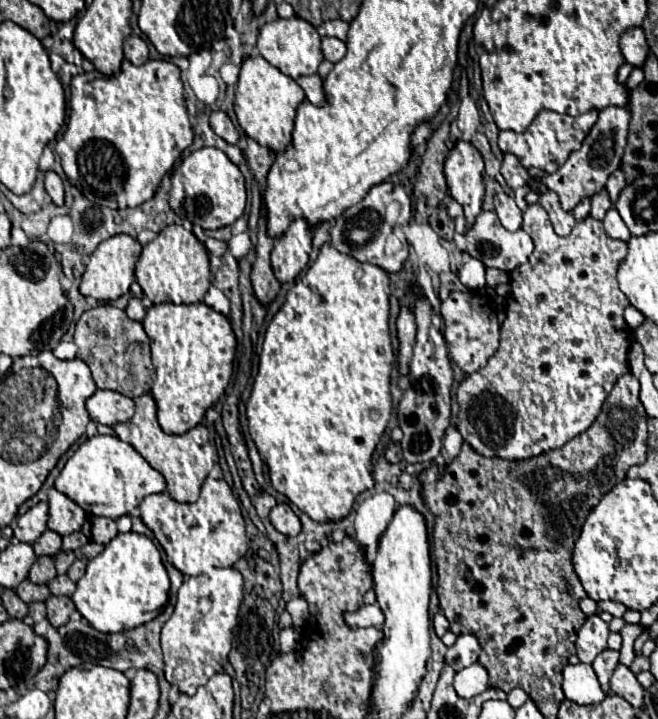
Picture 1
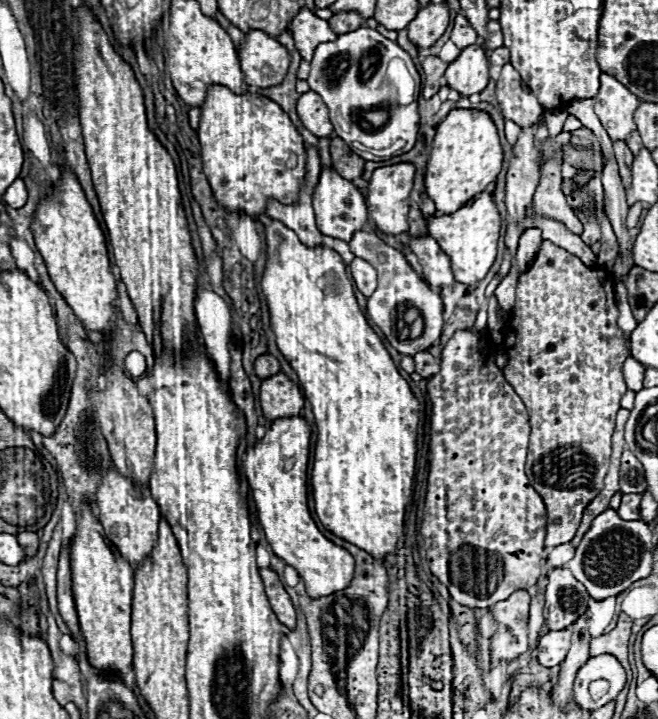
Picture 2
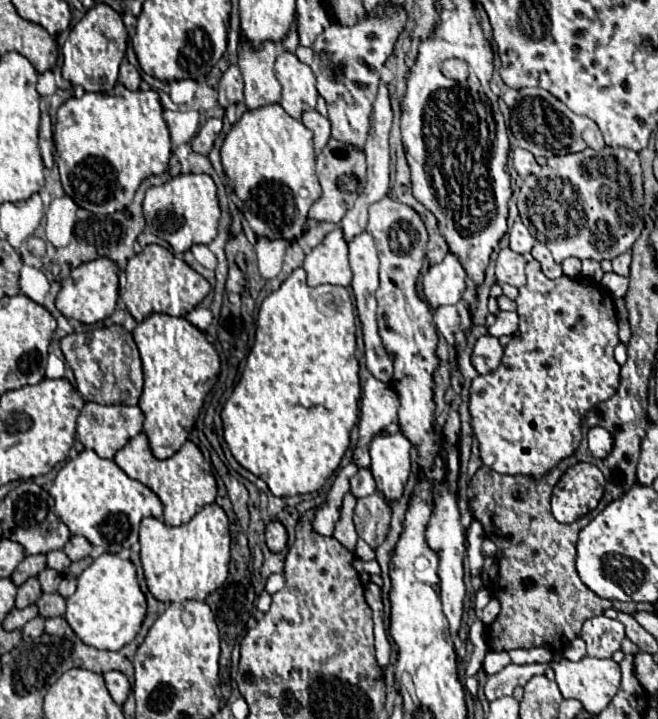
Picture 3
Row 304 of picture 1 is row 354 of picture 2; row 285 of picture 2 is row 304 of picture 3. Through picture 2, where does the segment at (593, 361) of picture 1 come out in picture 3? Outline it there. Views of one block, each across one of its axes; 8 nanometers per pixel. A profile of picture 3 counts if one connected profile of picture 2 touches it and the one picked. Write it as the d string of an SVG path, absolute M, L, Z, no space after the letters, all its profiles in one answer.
M536 260L528 262L526 278L528 282L518 288L520 294L516 298L520 328L504 348L500 368L472 380L470 416L474 434L480 442L480 458L488 468L500 474L520 474L538 480L558 466L560 460L574 454L582 440L582 418L590 408L616 394L620 386L620 366L612 350L620 340L614 300L610 300L600 286L584 278L572 280L568 276L548 280Z

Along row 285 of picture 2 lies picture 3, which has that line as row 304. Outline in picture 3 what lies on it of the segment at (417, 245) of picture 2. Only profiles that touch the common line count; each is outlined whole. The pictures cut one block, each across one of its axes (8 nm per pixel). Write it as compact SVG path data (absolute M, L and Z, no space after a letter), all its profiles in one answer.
M446 254L440 264L430 266L422 278L426 302L436 310L440 306L456 304L466 290L466 272L454 254Z

